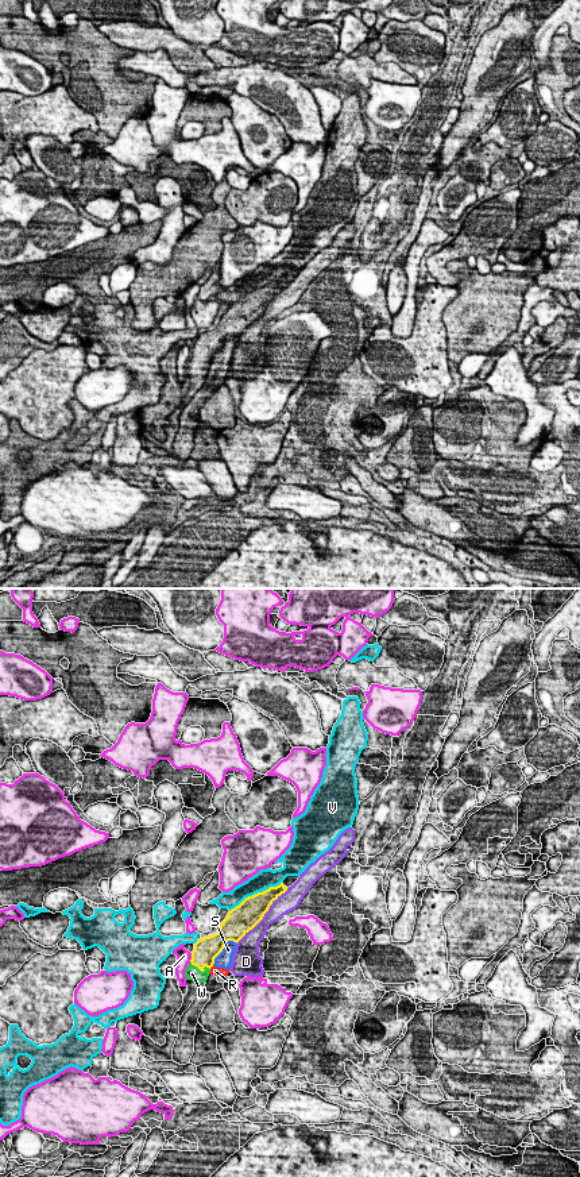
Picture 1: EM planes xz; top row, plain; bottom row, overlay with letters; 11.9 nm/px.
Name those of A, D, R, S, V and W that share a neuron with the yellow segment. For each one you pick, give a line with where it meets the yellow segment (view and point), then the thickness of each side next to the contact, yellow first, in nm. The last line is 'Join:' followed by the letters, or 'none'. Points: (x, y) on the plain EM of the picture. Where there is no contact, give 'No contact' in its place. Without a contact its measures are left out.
W: Touches yellow at xz (200, 365). Thickness 280 nm (yellow) against 170 nm
Join: W

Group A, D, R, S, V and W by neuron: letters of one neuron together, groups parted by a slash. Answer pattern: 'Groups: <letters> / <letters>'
Groups: A / D / R S / V / W

